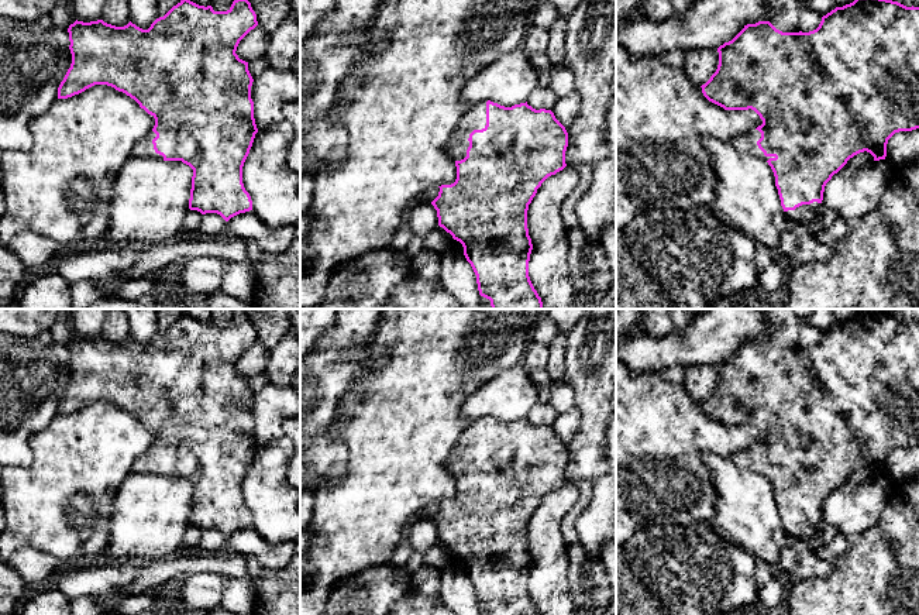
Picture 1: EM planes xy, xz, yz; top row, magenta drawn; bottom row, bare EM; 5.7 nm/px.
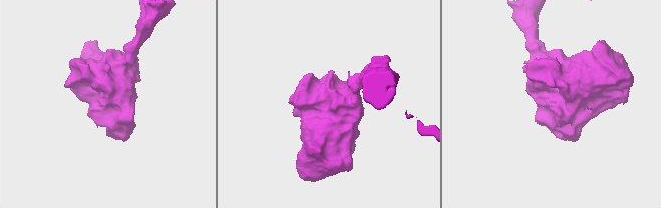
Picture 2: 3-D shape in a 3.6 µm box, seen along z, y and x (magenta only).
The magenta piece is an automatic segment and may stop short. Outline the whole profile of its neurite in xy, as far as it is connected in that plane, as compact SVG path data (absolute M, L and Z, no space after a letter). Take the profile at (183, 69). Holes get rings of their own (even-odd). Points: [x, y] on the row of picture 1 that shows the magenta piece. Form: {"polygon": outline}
{"polygon": "M180 0L148 30L131 21L116 27L103 20L69 25L72 63L58 87L58 99L68 99L94 85L107 85L134 99L155 118L151 133L132 147L131 157L182 161L193 169L189 209L202 214L217 213L226 221L252 210L252 200L242 183L242 166L258 133L251 99L252 76L248 62L235 54L240 41L258 25L257 14L248 0L234 0L227 11Z"}

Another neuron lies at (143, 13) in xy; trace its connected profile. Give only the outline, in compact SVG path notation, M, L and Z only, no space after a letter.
M127 0L130 21L142 30L148 30L158 18L158 0Z

